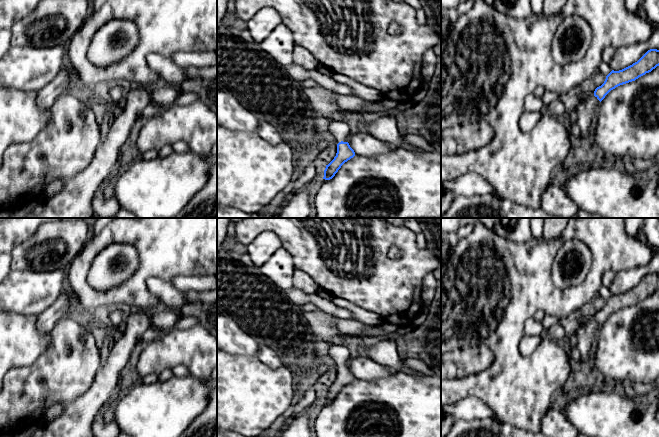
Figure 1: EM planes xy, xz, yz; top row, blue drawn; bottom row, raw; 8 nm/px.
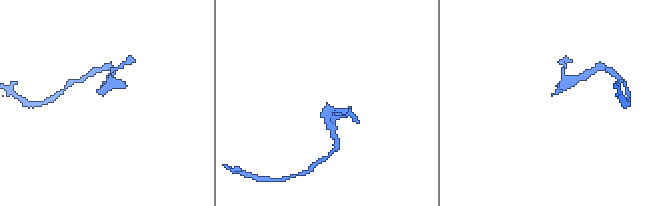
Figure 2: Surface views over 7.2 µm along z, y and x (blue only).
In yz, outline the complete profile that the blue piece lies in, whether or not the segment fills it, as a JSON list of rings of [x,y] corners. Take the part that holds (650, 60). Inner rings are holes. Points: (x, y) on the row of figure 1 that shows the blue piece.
[[[648,50],[637,62],[619,70],[612,70],[607,76],[604,83],[597,87],[594,96],[601,102],[605,96],[616,87],[635,81],[639,77],[651,72],[659,66],[659,50]]]

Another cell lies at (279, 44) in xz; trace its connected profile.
[[[284,24],[276,26],[259,43],[259,47],[270,55],[280,66],[287,68],[293,64],[295,42],[291,30]]]

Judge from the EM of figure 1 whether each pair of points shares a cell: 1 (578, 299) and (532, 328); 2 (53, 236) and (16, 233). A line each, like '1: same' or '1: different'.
1: different
2: different

